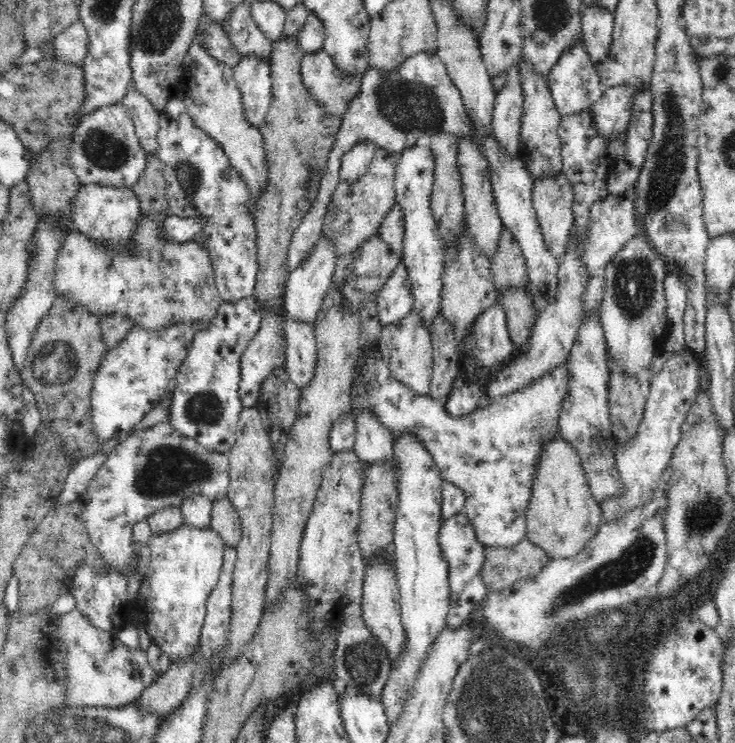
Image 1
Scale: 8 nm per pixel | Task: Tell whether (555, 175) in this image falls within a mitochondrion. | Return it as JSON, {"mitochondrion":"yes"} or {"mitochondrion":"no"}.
{"mitochondrion":"no"}

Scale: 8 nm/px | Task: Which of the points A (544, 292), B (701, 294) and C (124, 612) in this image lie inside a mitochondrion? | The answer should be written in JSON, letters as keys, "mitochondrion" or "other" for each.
{"A":"mitochondrion","B":"other","C":"other"}

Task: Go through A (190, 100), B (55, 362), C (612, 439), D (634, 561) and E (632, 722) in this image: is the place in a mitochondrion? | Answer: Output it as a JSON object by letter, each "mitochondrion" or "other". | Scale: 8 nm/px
{"A":"other","B":"mitochondrion","C":"other","D":"mitochondrion","E":"other"}

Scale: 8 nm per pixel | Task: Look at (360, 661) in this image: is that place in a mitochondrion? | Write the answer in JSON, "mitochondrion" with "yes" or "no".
{"mitochondrion":"yes"}

